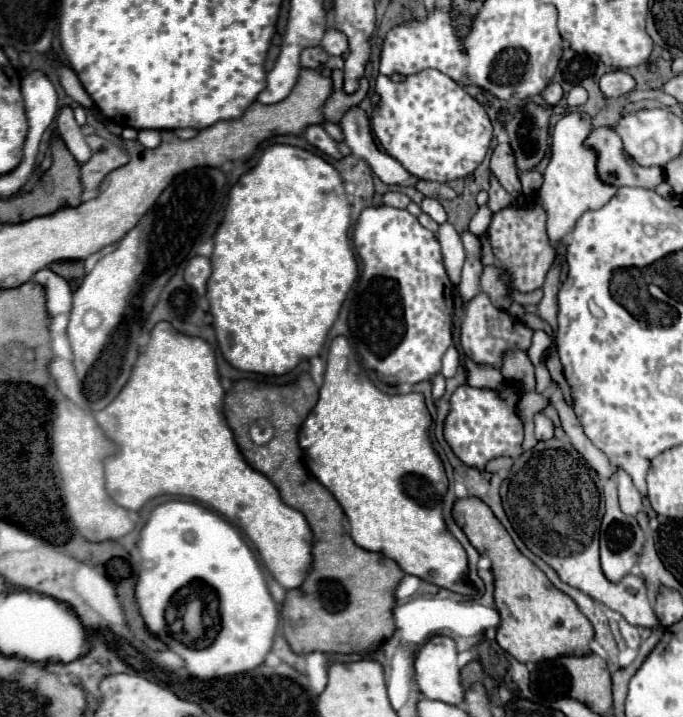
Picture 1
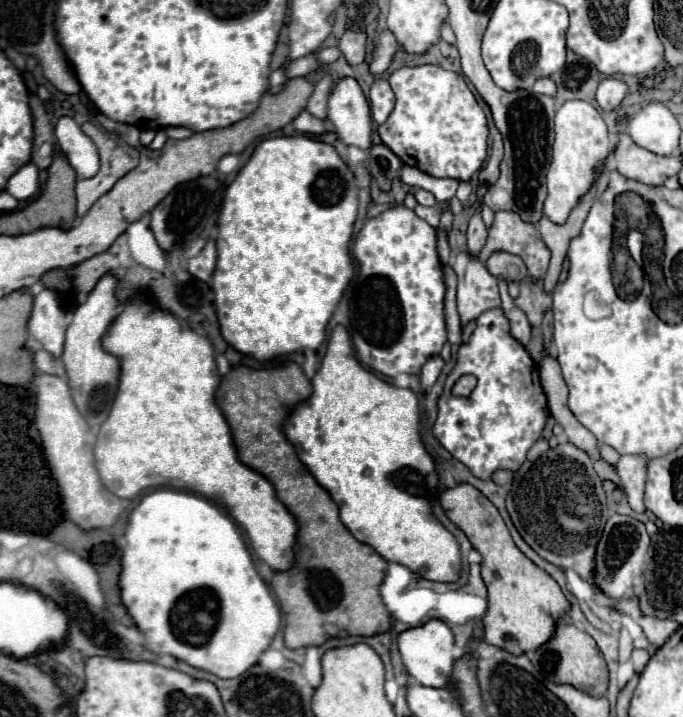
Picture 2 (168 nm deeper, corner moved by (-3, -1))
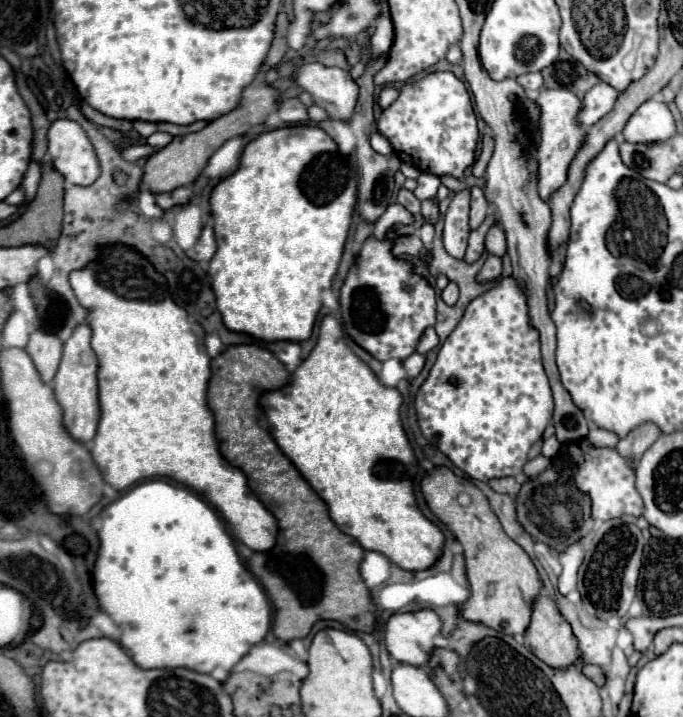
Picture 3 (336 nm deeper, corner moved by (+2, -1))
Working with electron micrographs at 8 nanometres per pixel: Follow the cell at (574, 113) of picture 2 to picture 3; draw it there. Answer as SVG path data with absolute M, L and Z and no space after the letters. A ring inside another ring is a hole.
M543 90L537 98L541 108L541 146L537 150L539 160L539 196L545 202L565 184L569 166L581 150L581 142L585 142L585 126L577 122L577 114L581 112L581 100L569 90Z

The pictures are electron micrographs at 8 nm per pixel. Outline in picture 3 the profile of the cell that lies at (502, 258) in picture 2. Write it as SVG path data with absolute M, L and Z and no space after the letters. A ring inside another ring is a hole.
M493 226L493 228L489 230L489 234L487 234L485 248L487 248L487 252L489 252L491 256L497 256L497 258L505 256L505 252L507 252L507 242L505 242L503 230L499 230L497 226Z

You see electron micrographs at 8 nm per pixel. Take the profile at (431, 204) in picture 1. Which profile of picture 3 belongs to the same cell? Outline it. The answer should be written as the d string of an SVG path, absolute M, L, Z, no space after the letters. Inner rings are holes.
M423 172L419 178L417 178L417 188L415 188L415 196L419 200L427 200L427 198L433 198L437 194L437 188L439 188L441 180L435 176L435 174L427 174Z

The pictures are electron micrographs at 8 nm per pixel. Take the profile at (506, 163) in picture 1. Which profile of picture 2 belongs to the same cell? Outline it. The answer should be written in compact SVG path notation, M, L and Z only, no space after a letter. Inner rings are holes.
M494 138L494 142L492 142L492 152L490 152L490 158L488 158L488 164L480 170L480 176L478 176L482 184L494 184L494 182L498 180L498 166L500 166L502 154L504 154L502 140L500 140L500 138Z

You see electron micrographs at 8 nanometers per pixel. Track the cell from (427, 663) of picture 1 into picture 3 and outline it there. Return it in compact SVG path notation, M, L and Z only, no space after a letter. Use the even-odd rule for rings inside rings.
M433 610L395 614L385 626L385 646L399 664L425 666L439 634L441 620Z

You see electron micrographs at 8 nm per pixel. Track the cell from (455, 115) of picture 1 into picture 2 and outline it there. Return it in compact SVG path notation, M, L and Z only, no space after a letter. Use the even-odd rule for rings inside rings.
M426 64L400 68L390 74L388 82L396 94L396 106L378 128L382 142L398 154L406 166L414 166L436 178L470 180L486 160L488 126L464 78L440 66Z

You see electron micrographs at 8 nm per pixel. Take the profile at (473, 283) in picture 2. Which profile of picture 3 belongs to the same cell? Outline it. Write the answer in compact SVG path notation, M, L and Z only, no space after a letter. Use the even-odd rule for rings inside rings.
M469 190L457 192L445 214L445 232L443 232L445 250L457 260L465 258L467 238L471 232L469 230L469 196L471 196Z

